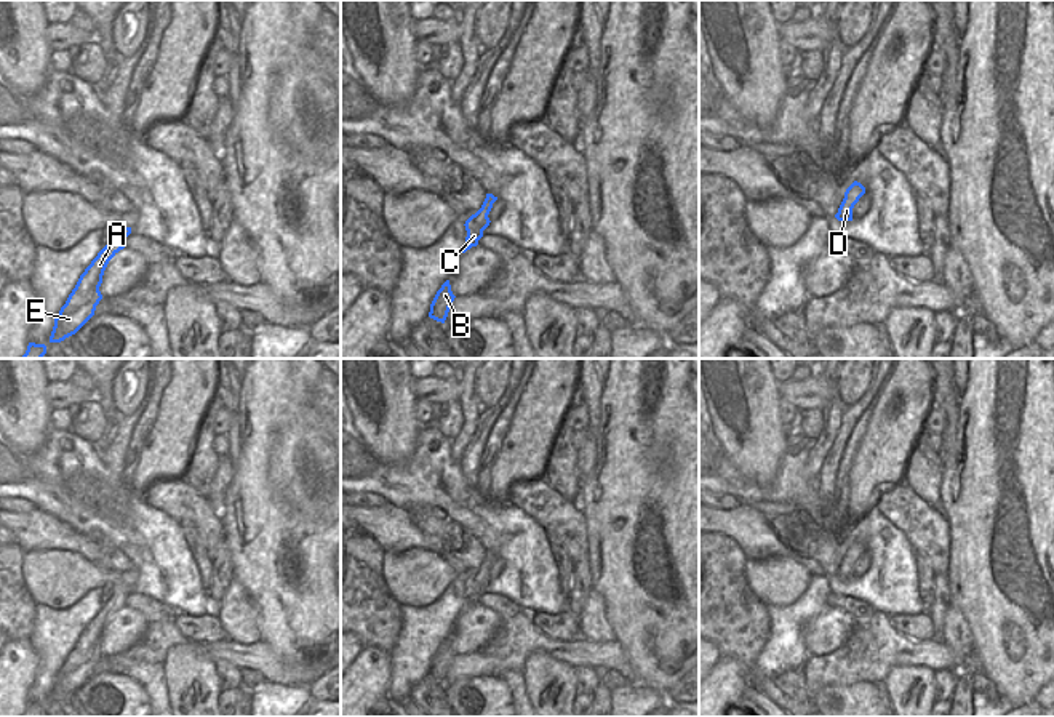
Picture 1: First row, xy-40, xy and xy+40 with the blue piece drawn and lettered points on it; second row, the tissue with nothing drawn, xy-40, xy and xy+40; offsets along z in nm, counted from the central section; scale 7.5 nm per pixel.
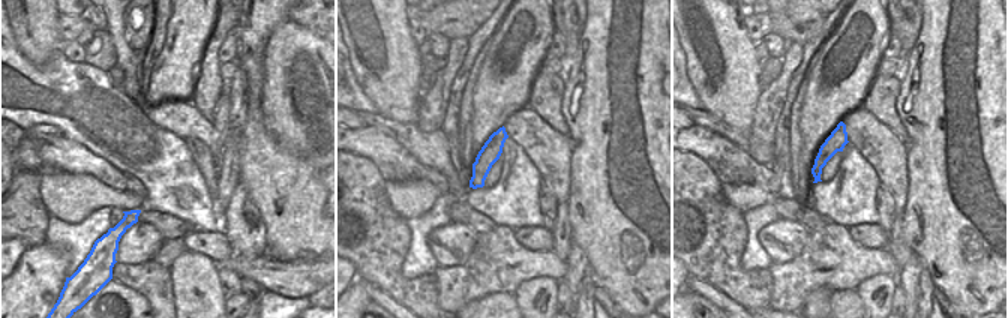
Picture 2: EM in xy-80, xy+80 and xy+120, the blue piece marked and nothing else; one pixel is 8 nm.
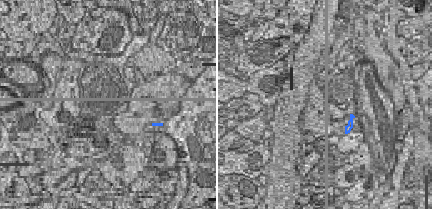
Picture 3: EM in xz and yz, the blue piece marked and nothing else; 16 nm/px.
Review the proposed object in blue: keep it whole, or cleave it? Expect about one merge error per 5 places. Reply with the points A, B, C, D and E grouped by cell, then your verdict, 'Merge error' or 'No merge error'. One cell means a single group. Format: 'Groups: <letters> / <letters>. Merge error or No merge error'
Groups: A B C D E. No merge error.

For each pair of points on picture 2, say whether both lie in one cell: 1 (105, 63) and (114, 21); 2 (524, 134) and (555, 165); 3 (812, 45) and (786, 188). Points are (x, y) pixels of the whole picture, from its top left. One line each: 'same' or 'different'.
1: different
2: same
3: same

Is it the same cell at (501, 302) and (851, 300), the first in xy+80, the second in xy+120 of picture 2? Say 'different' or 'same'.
same

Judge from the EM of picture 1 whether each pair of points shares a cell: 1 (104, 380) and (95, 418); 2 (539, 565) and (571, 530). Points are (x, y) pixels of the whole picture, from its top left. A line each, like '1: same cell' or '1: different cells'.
1: different cells
2: different cells

